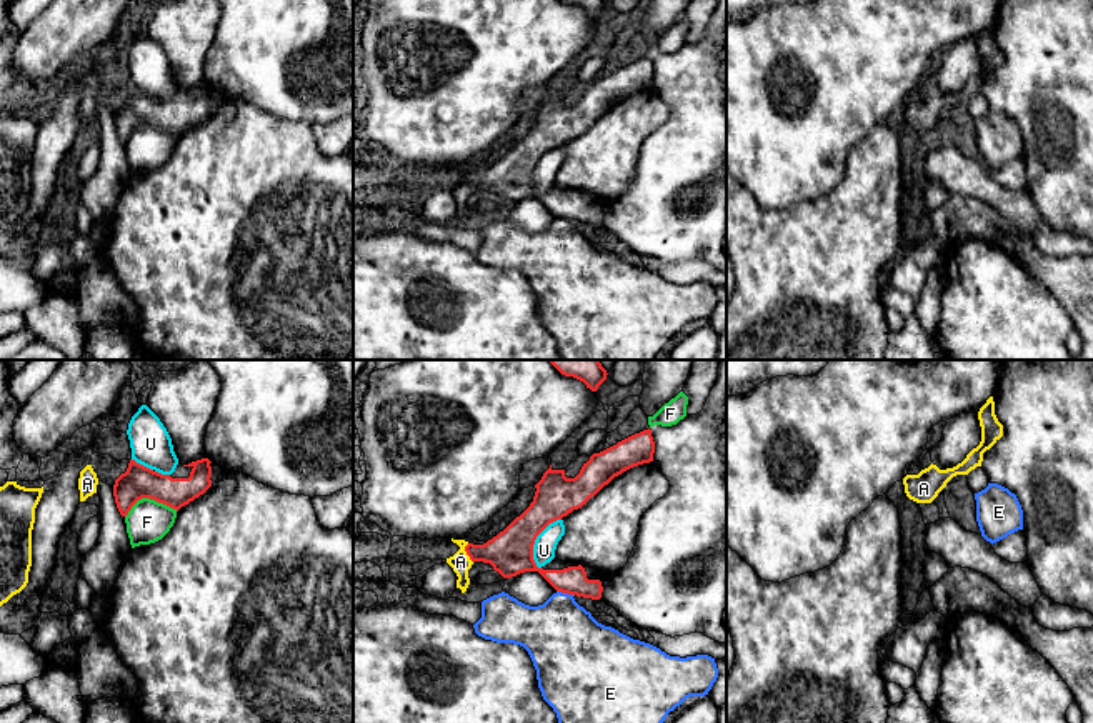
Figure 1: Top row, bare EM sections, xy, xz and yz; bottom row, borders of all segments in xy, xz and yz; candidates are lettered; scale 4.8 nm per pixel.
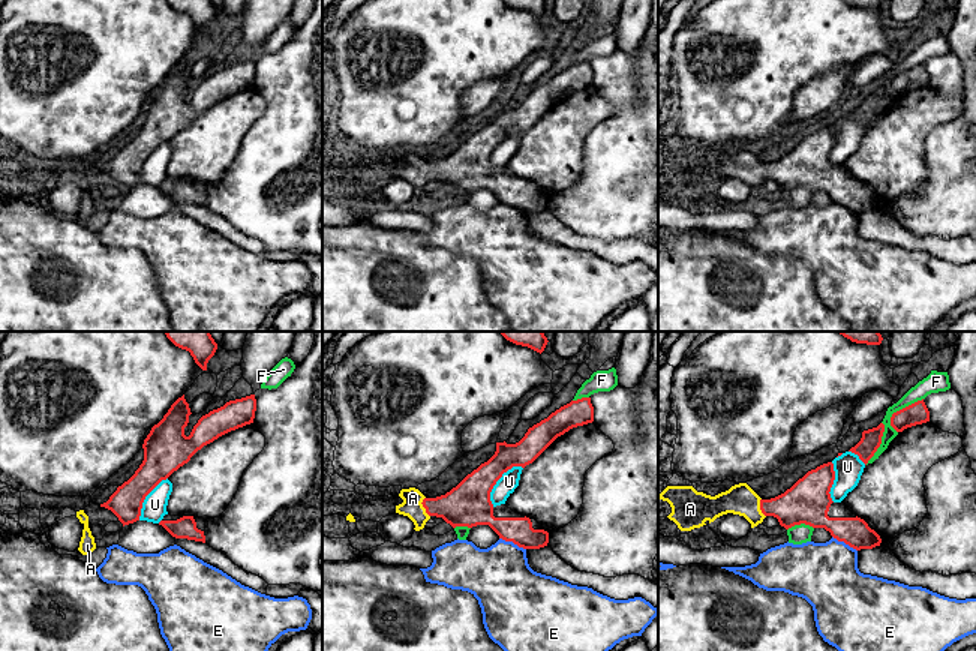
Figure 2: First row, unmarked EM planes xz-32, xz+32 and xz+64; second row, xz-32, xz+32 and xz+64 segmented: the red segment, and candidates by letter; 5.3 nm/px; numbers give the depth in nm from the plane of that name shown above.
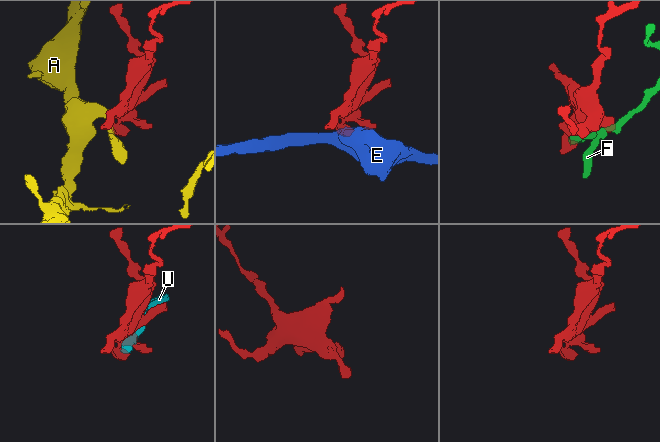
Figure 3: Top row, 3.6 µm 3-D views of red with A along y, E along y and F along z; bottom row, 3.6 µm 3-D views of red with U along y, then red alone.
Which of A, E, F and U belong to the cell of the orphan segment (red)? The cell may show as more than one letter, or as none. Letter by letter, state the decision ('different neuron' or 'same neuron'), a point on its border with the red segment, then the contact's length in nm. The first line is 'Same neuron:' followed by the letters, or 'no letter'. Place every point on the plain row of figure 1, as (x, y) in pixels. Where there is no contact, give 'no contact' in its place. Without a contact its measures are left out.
Same neuron: A
A: same neuron | xz (467, 180) | 100 nm
E: different neuron | xz (565, 219) | 80 nm
F: different neuron | xy (149, 124) | 260 nm
U: different neuron | xz (534, 169) | 260 nm

